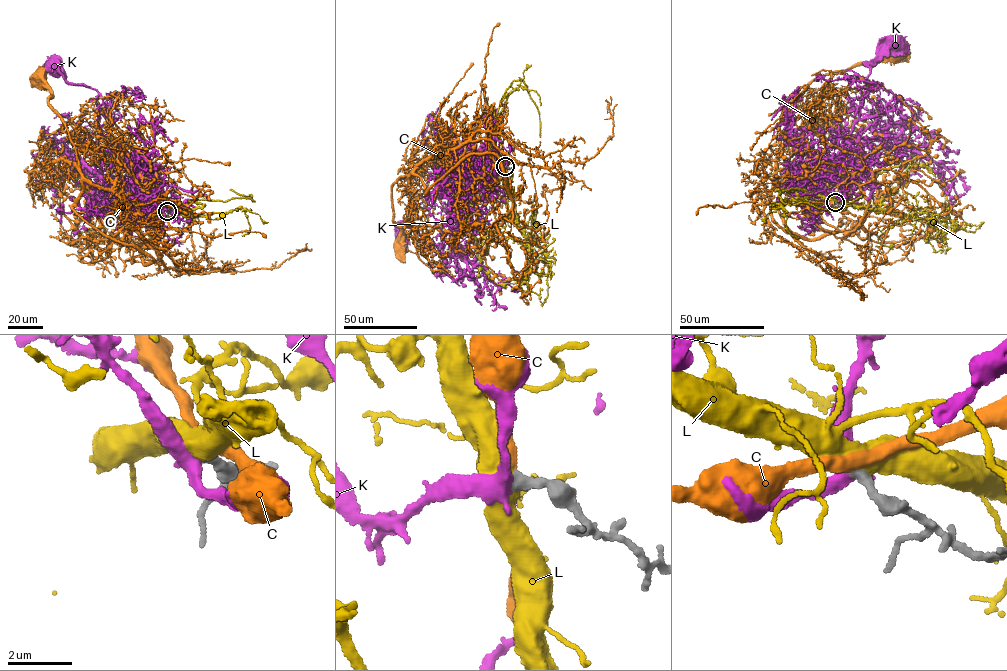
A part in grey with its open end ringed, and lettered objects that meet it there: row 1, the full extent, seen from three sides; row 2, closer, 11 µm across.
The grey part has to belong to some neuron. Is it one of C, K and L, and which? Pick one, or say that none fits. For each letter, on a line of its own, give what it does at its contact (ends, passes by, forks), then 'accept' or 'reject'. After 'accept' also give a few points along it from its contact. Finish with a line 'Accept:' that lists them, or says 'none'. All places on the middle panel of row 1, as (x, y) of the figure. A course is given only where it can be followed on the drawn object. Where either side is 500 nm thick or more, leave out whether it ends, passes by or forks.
C: it passes by; reject
K: it passes by; accept; course (505, 166), (498, 167), (483, 152), (467, 185), (447, 195), (429, 196), (414, 205), (400, 235)
L: reject
Accept: K

